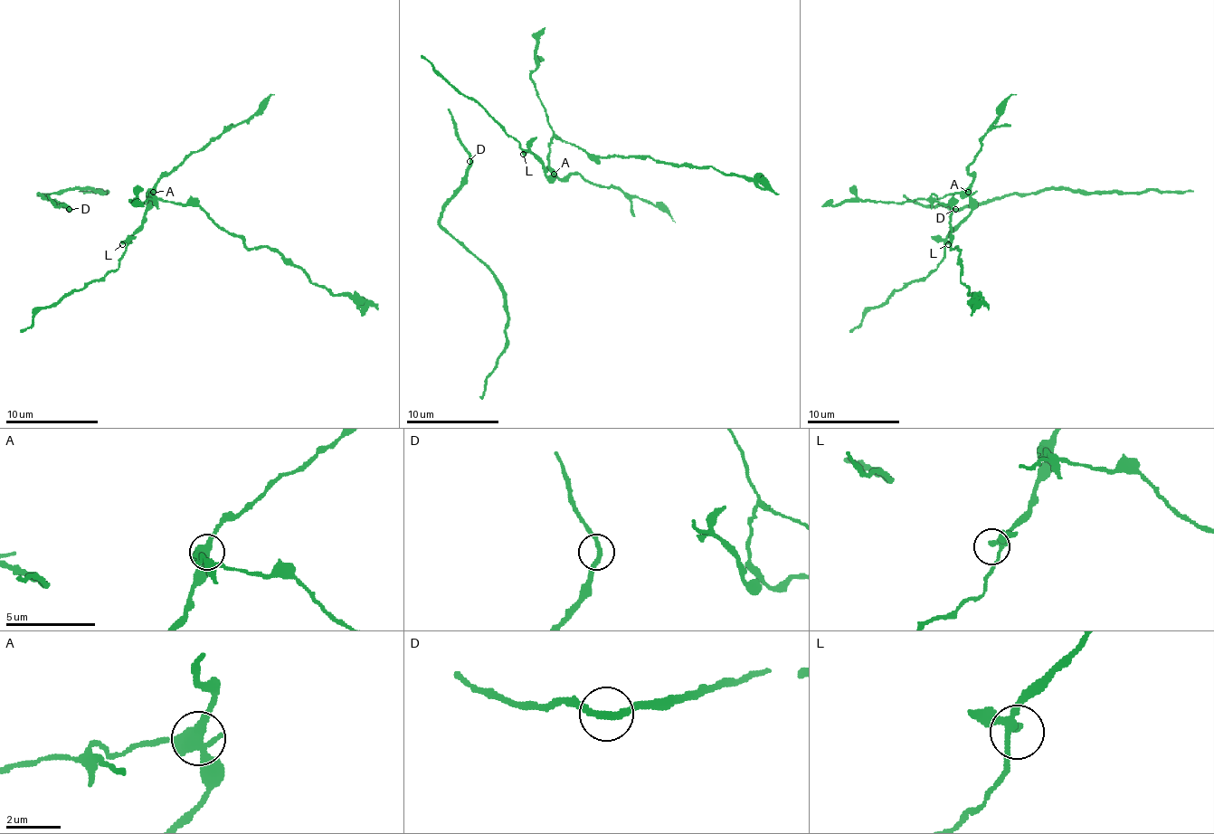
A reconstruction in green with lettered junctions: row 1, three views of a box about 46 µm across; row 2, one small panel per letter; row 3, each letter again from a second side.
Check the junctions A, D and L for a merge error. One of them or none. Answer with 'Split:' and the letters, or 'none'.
Split: A

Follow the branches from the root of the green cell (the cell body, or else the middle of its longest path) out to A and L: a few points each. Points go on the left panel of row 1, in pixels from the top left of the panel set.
A: (137, 230), (147, 209), (153, 193)
L: (137, 230), (122, 244)

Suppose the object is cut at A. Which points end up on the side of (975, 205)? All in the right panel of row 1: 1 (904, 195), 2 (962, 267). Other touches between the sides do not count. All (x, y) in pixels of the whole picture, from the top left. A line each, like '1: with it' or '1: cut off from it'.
1: with it
2: cut off from it

